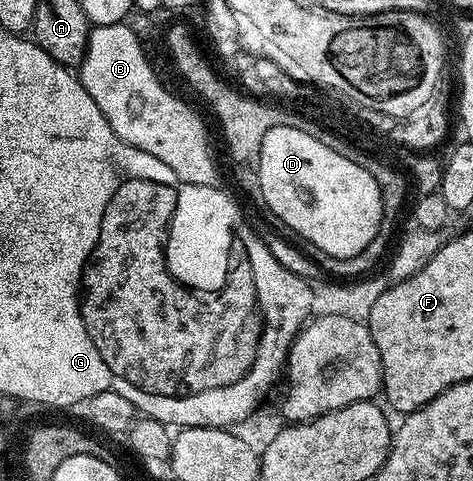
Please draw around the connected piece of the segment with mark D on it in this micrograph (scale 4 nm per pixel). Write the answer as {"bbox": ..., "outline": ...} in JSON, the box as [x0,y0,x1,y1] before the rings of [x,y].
{"bbox":[260,125,382,259],"outline":[[[289,125],[272,127],[266,133],[261,145],[260,177],[262,194],[267,207],[275,220],[280,220],[288,229],[293,229],[307,244],[320,247],[327,255],[338,259],[350,259],[358,255],[378,234],[382,223],[382,195],[374,175],[360,163],[346,159],[325,143],[295,130]]]}

